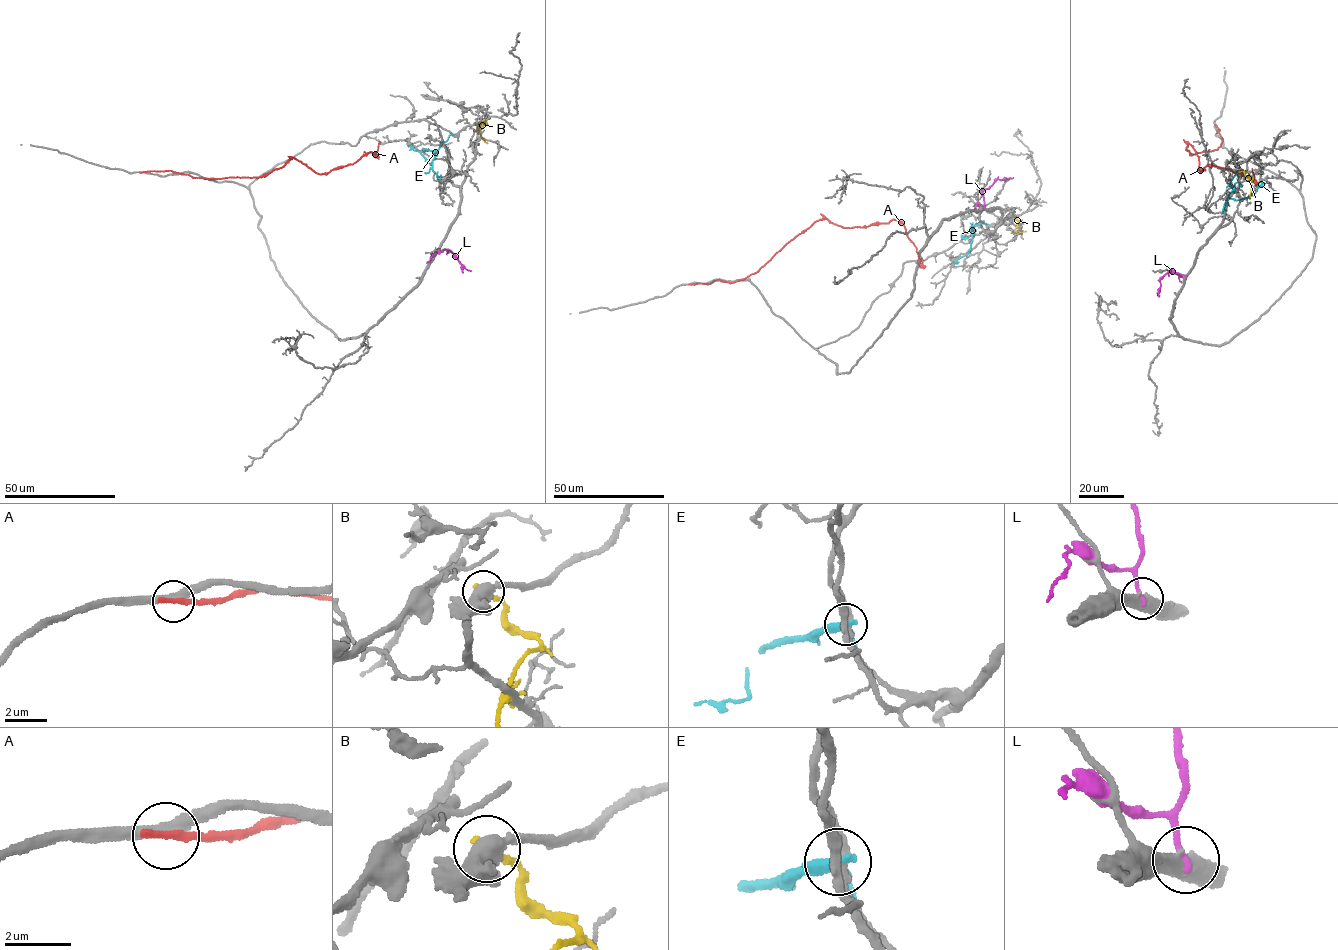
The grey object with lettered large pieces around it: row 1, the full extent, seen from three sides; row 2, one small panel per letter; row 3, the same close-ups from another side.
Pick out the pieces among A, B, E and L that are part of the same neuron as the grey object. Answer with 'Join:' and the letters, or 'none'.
Join: none

